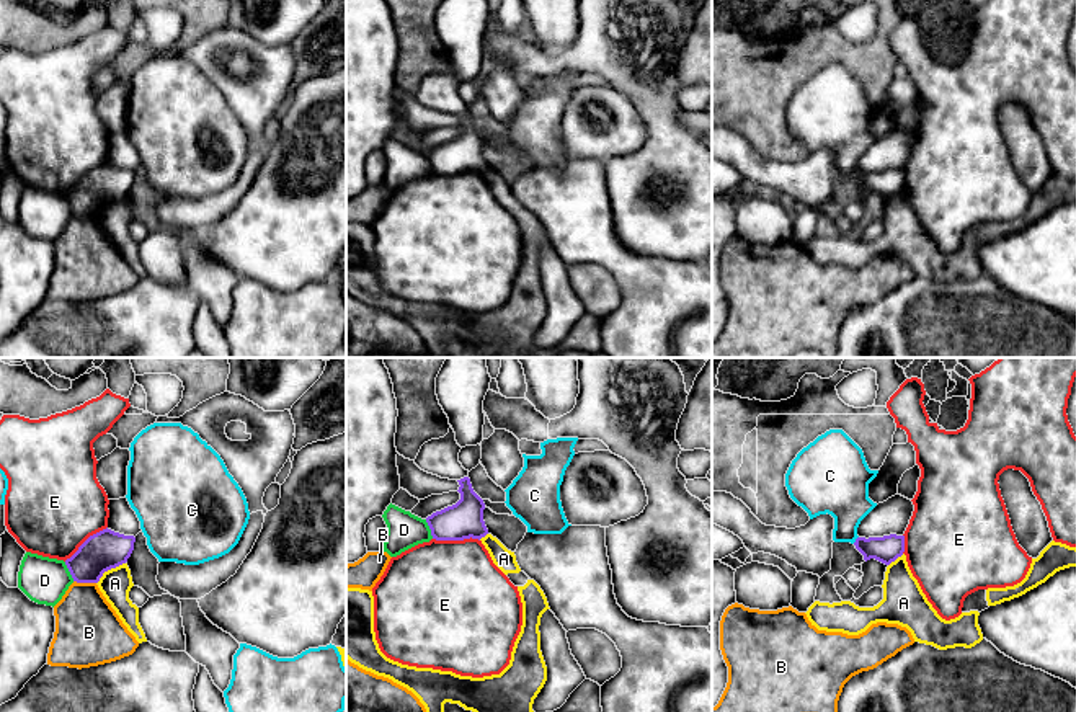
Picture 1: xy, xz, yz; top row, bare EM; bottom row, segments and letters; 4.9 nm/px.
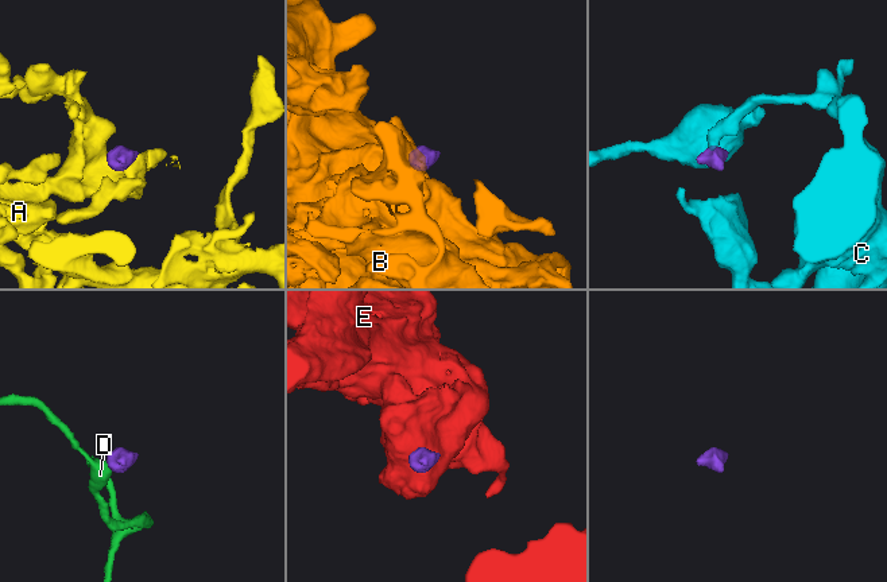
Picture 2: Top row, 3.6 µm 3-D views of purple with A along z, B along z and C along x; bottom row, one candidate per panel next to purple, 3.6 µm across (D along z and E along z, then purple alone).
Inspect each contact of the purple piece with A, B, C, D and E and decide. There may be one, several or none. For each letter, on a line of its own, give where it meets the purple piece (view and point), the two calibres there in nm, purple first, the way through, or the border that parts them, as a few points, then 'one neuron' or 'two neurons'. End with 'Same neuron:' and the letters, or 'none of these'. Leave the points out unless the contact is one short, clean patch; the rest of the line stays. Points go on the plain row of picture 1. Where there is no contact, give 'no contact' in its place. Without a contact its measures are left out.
A: contact xy (108, 203); calibres 190 and 150 nm; border xy (124, 196), (108, 203), (97, 218); two neurons
B: contact xy (85, 216); calibres 190 and 340 nm; border xy (74, 214), (95, 218); two neurons
C: contact yz (856, 173); calibres 140 and 260 nm; border yz (858, 170), (853, 177); two neurons
D: contact xy (69, 204); calibres 190 and 220 nm; border xy (64, 196), (74, 214); two neurons
E: contact xz (456, 173); calibres 190 and 500 nm; border xz (433, 172), (475, 172), (479, 175); two neurons
Same neuron: none of these

